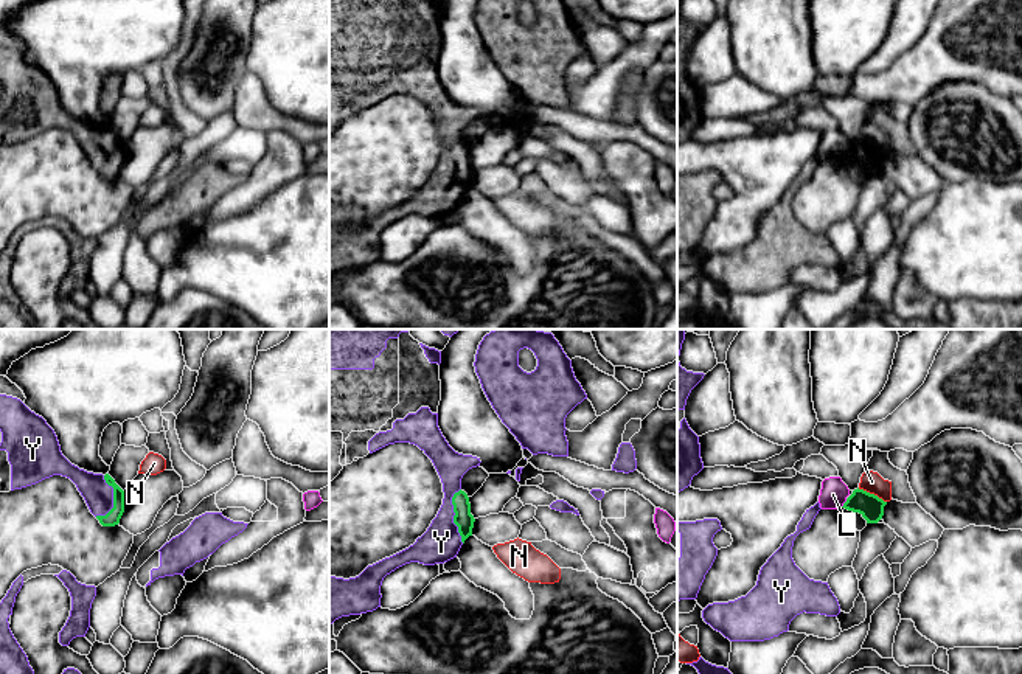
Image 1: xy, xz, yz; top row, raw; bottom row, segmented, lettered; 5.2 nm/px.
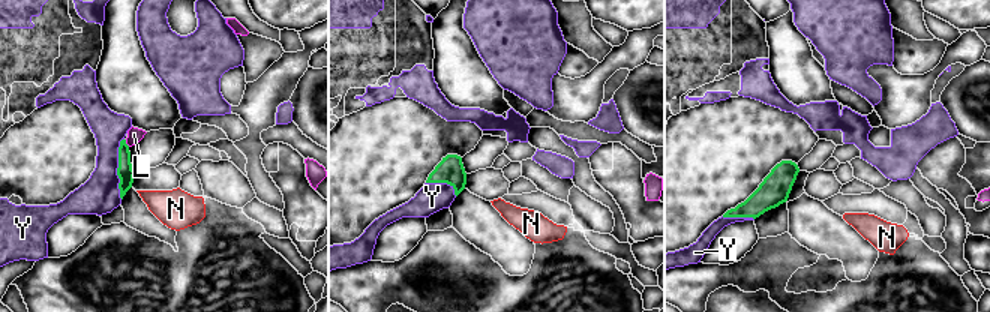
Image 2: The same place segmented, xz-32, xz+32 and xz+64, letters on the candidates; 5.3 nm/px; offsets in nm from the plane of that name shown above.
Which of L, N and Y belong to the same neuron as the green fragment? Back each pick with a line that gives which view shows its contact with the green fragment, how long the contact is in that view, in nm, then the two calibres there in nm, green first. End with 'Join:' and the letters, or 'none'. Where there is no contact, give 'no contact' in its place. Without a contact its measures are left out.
Y: contact in xz; length 280 nm; calibres 100 and 200 nm
Join: Y

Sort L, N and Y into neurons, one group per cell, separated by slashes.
L / N / Y

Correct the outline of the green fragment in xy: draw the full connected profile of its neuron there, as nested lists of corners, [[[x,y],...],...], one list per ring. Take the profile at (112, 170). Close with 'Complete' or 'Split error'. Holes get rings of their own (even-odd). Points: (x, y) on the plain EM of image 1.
[[[0,47],[0,144],[36,137],[53,127],[70,130],[84,149],[90,165],[103,179],[115,179],[124,165],[124,143],[106,126],[93,126],[71,116],[61,104],[54,82],[20,51]]]. Split error

